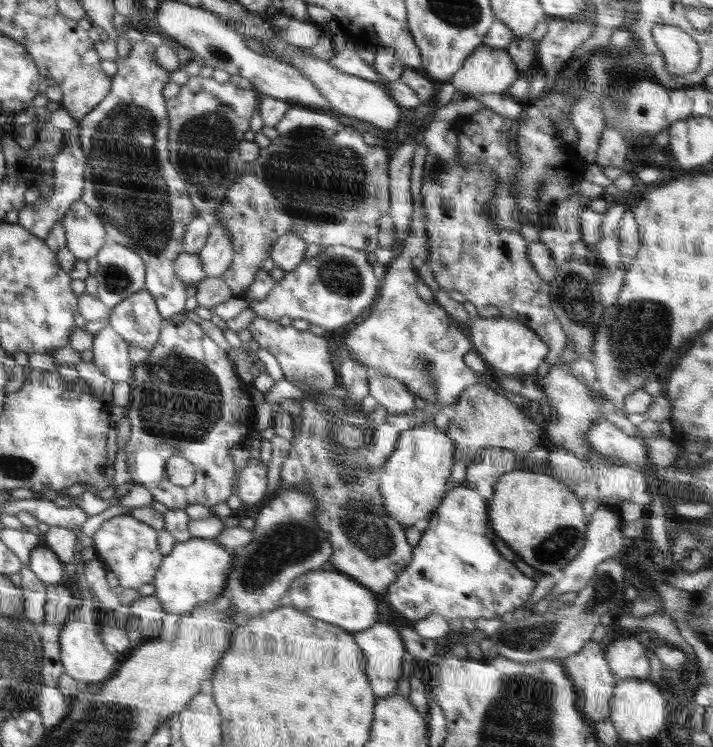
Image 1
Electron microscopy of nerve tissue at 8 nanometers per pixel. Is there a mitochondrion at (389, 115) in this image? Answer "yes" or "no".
no

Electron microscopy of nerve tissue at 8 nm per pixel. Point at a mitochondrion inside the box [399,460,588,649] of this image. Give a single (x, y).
(554, 546)

